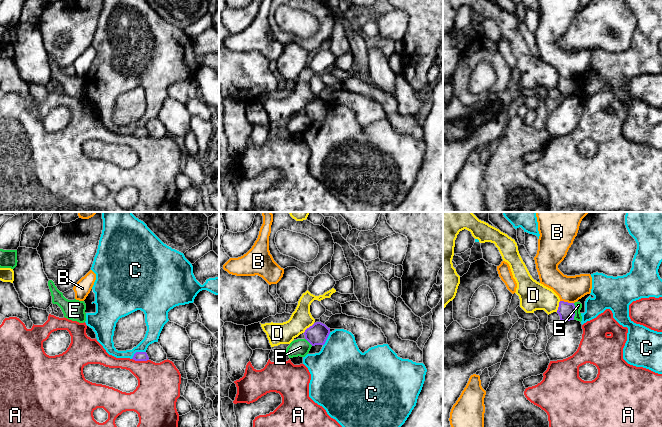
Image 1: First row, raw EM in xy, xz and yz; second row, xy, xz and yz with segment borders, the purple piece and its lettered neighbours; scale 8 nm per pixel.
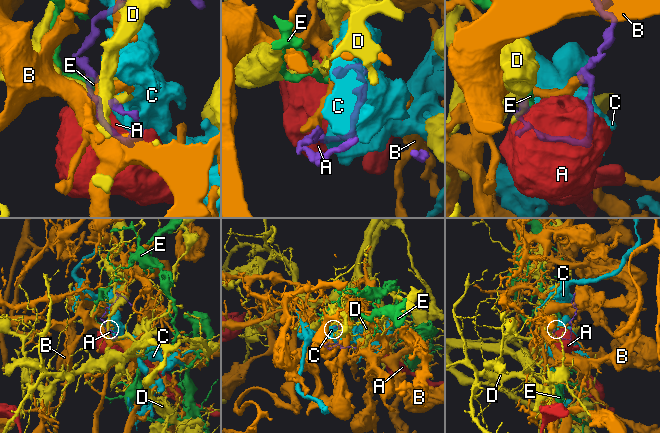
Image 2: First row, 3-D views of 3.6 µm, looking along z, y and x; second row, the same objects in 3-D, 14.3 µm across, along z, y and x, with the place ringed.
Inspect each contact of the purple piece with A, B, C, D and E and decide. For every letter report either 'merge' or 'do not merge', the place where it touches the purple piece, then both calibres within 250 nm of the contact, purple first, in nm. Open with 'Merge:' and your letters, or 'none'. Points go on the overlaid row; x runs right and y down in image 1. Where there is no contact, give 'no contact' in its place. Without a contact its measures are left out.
Merge: none
A: do not merge; contact xy (140, 360); calibres 80 and 340 nm
B: do not merge; contact yz (567, 302); calibres 140 and 220 nm
C: do not merge; contact xy (137, 352); calibres 80 and 130 nm
D: do not merge; contact xz (309, 327); calibres 170 and 180 nm
E: do not merge; contact yz (574, 311); calibres 140 and 60 nm

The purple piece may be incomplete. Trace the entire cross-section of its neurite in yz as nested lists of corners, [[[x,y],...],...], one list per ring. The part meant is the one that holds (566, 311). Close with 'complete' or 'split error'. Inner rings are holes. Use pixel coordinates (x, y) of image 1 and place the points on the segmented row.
[[[560,301],[557,313],[560,316],[560,320],[563,322],[574,320],[574,316],[575,316],[574,303]]]; complete

